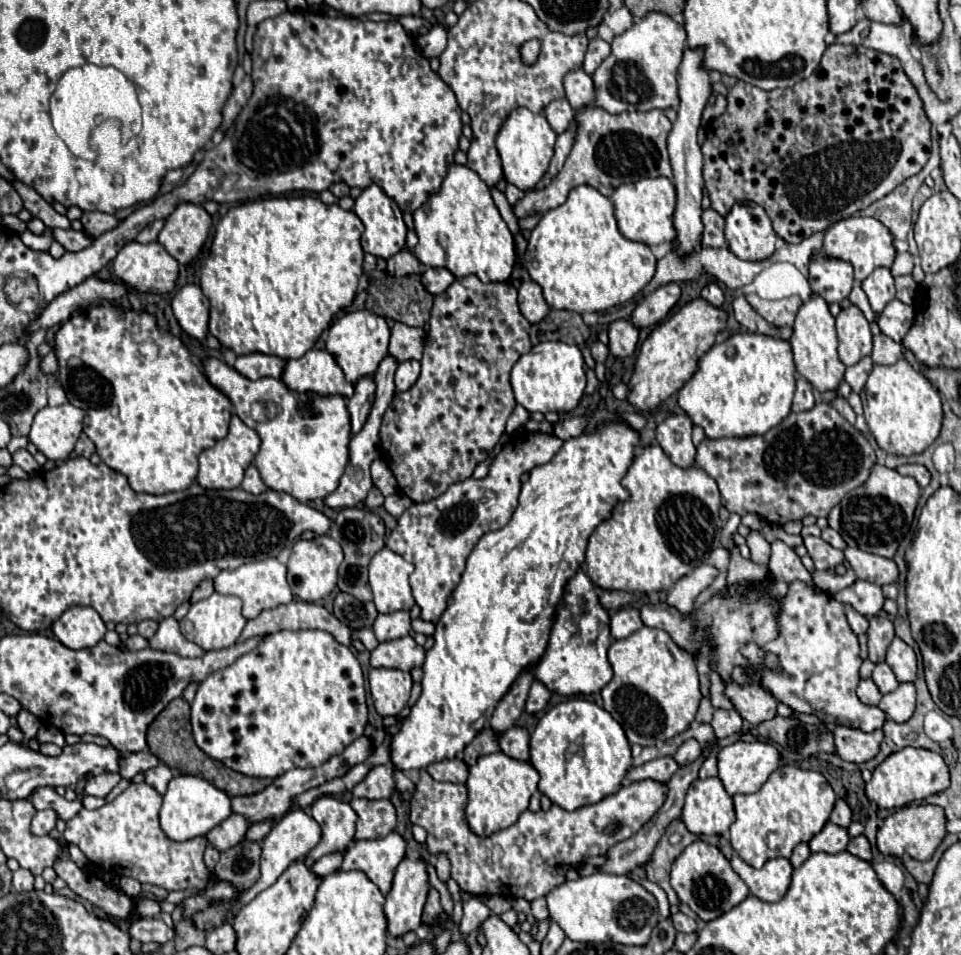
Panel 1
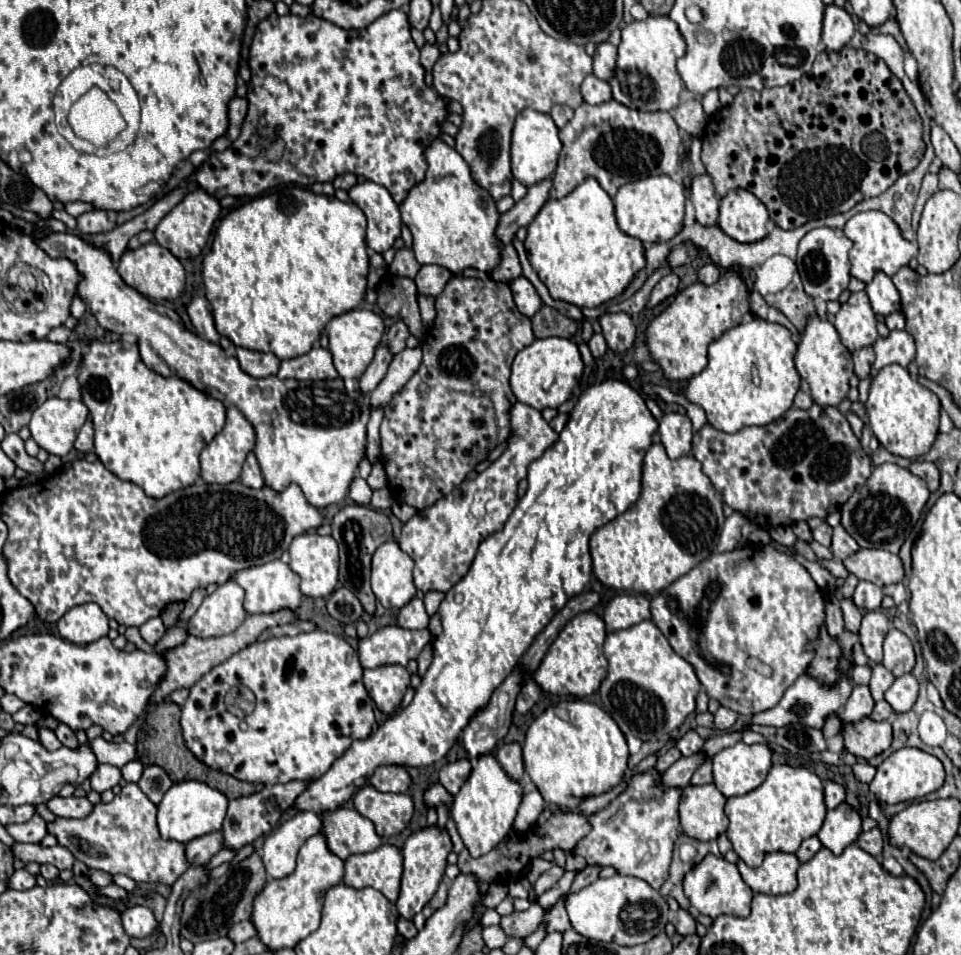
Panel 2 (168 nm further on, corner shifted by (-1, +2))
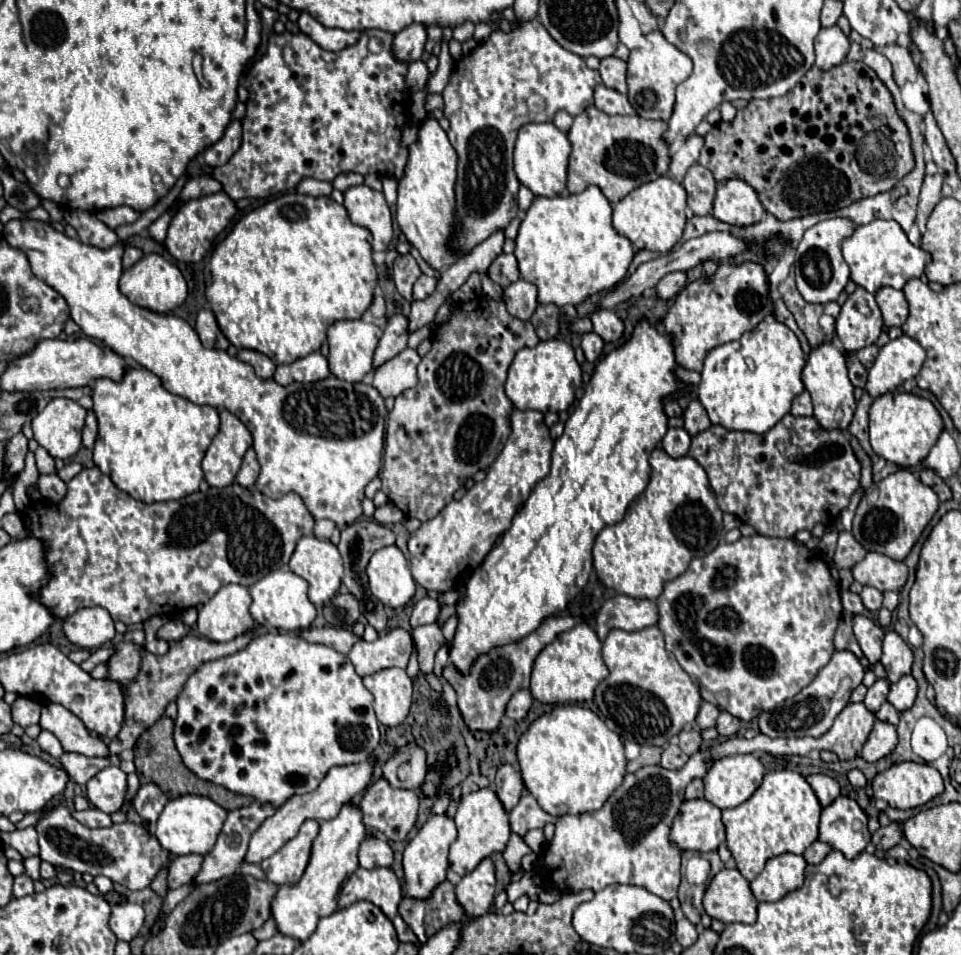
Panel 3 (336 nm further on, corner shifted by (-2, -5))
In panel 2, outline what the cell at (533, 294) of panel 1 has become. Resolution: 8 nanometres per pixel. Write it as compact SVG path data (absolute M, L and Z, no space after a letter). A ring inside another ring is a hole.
M518 277L510 283L512 287L512 293L514 293L514 301L518 305L518 311L522 311L522 315L526 317L532 317L540 311L540 307L544 305L540 295L536 293L534 285L526 279L526 277Z

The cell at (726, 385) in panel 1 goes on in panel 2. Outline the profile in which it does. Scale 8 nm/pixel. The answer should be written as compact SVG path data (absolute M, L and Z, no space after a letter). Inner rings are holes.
M752 319L748 323L740 323L726 331L720 339L712 341L708 347L708 365L702 373L694 375L684 389L684 395L690 403L700 405L706 411L708 425L724 433L736 433L748 425L768 425L780 419L794 401L794 395L800 387L800 375L794 367L796 343L790 339L790 331L782 325L768 323L764 319Z

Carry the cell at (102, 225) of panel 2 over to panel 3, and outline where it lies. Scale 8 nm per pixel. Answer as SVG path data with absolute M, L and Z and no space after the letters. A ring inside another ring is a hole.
M65 210L65 222L77 230L79 240L83 244L91 244L91 246L105 250L105 248L111 248L119 242L117 234L109 226L105 226L101 220L97 220L91 212Z

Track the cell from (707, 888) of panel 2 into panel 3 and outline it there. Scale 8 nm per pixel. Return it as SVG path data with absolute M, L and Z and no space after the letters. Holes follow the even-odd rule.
M721 870L711 880L703 898L705 912L725 924L753 924L757 920L757 904L759 902L751 892L749 882L739 870Z

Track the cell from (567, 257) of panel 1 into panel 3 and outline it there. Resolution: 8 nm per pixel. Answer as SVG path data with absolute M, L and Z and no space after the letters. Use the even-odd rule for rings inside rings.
M589 186L581 194L569 194L569 196L555 196L555 198L535 196L533 204L529 206L529 210L525 212L521 220L513 254L519 262L521 276L537 286L537 300L541 304L555 304L559 308L567 304L577 306L593 294L615 288L625 278L627 268L633 260L631 242L613 230L611 204L607 202L607 198L597 186ZM539 262L551 262L551 268L543 268ZM553 262L555 262L555 268L553 268Z

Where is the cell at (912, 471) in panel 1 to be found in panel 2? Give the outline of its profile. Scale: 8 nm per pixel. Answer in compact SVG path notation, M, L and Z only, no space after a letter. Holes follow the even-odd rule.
M914 461L910 467L908 467L914 475L918 475L920 479L924 479L928 483L928 489L930 491L936 491L938 485L940 485L940 473L936 469L934 463L928 463L928 461Z

